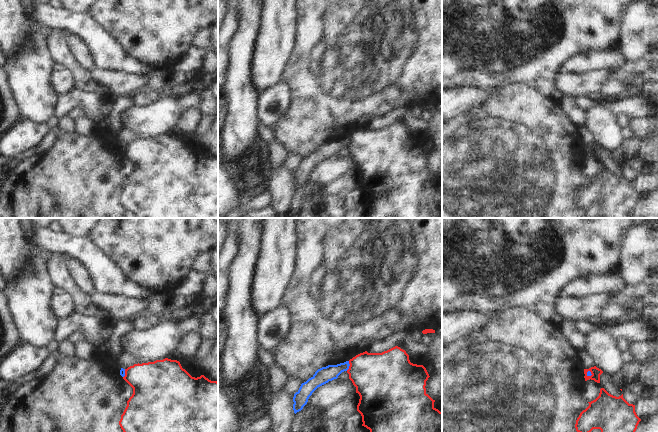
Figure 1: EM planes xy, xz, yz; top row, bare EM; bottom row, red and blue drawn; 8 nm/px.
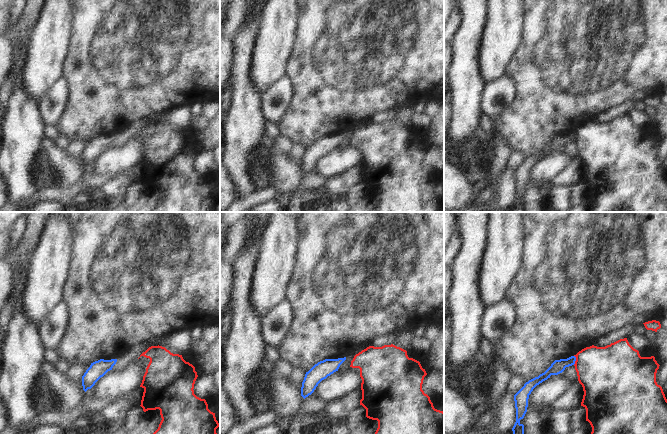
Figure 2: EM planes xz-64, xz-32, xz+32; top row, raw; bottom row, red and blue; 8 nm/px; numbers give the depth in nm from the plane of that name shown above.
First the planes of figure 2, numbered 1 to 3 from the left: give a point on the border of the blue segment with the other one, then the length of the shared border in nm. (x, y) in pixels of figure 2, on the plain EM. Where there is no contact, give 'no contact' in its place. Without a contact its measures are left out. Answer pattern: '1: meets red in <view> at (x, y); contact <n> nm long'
1: no contact
2: no contact
3: meets red in xz+32 at (576, 136); contact 80 nm long

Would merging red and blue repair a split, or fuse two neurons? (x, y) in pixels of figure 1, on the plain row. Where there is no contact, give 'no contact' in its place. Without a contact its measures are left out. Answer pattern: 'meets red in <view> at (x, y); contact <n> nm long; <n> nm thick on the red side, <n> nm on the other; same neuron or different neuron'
meets red in xz at (349, 142); contact 80 nm long; 400 nm thick on the red side, 130 nm on the other; different neuron

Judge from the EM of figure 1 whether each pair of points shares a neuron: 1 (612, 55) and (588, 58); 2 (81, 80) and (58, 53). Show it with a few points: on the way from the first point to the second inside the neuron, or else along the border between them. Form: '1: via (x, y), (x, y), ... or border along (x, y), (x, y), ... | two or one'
1: via (606, 58), (594, 58) | one
2: via (79, 73), (65, 59) | one

